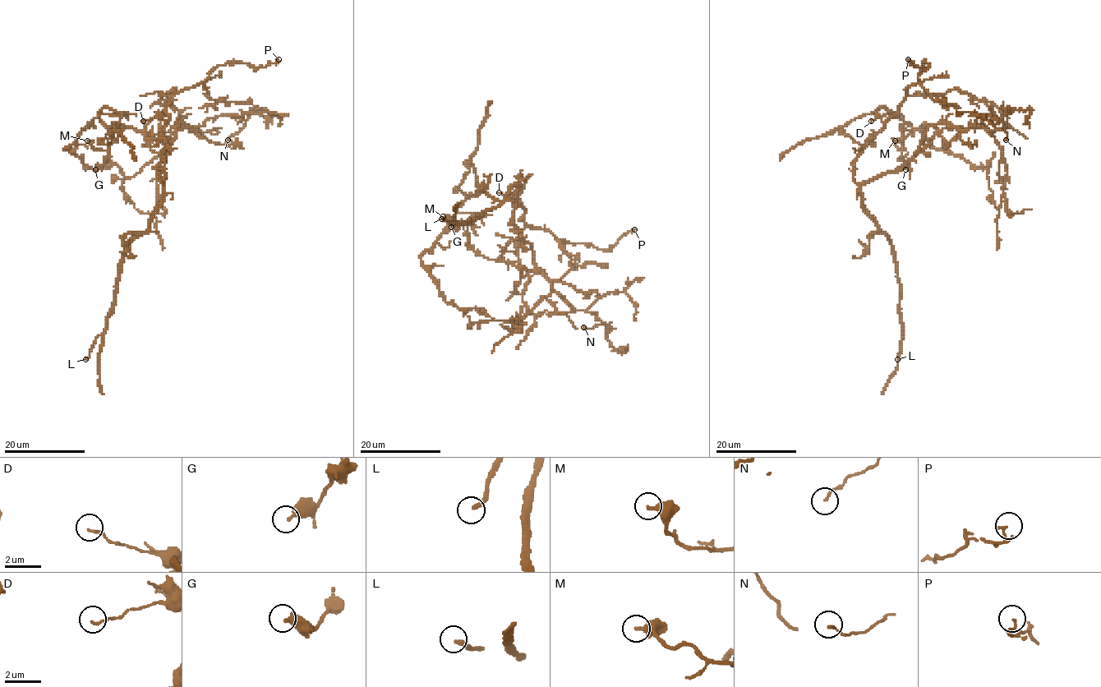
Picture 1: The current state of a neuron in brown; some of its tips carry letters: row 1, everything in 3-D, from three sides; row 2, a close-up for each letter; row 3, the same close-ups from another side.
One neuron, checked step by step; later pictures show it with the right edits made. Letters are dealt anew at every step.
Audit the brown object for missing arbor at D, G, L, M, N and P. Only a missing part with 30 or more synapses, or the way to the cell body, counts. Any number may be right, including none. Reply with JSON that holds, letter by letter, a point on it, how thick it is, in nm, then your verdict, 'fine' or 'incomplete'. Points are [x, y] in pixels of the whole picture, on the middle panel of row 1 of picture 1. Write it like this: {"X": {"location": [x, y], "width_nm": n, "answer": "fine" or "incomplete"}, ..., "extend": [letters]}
{"D": {"location": [499, 192], "width_nm": 120, "answer": "fine"}, "G": {"location": [451, 227], "width_nm": 380, "answer": "fine"}, "L": {"location": [441, 219], "width_nm": 240, "answer": "incomplete"}, "M": {"location": [443, 216], "width_nm": 440, "answer": "fine"}, "N": {"location": [583, 327], "width_nm": 110, "answer": "fine"}, "P": {"location": [634, 229], "width_nm": 70, "answer": "fine"}, "extend": ["L"]}

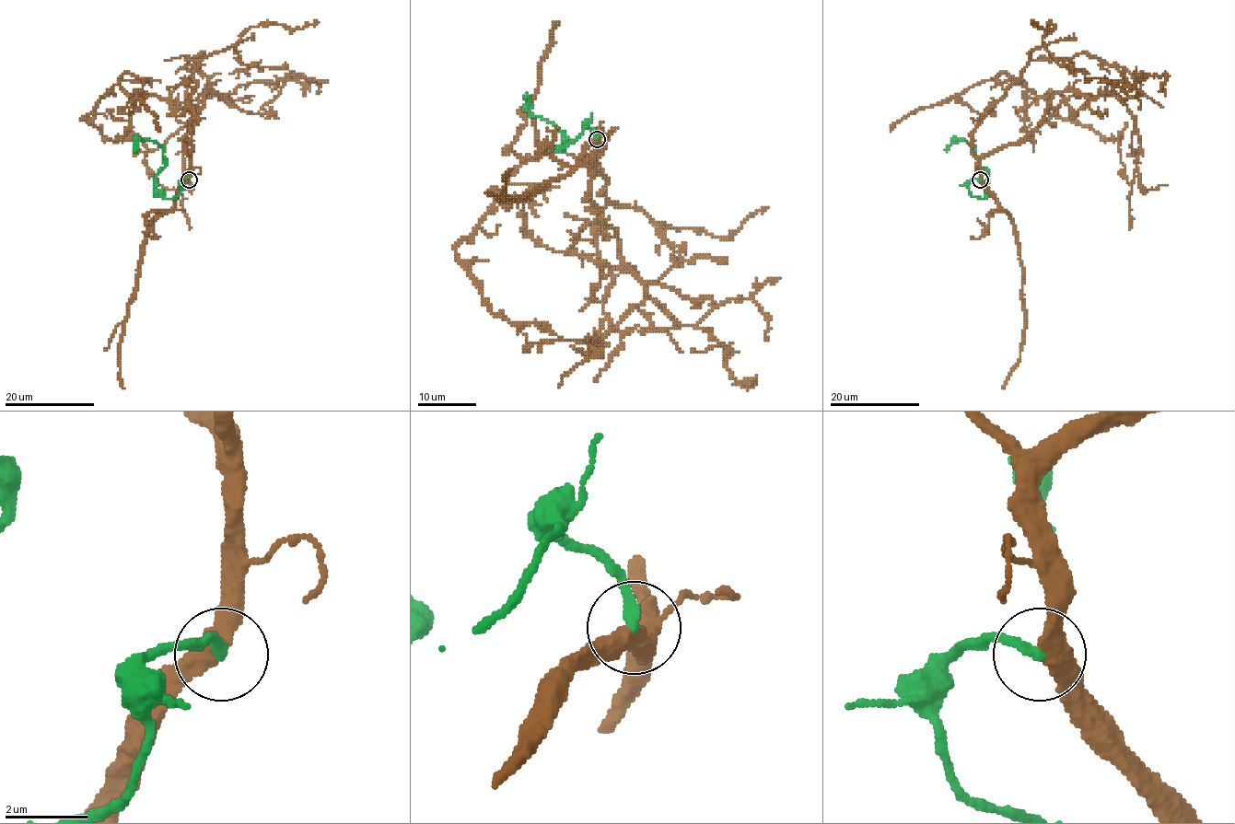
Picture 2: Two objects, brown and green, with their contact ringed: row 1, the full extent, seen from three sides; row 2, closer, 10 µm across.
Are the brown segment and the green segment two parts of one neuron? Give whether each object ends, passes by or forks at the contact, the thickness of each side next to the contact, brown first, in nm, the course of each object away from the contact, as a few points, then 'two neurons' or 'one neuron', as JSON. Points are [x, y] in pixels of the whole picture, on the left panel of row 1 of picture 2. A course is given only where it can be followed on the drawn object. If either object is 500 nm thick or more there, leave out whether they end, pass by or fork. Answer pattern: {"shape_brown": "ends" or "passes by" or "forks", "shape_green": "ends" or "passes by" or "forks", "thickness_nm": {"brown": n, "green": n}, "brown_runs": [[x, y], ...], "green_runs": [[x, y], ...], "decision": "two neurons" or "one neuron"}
{"shape_brown": "passes by", "shape_green": "ends", "thickness_nm": {"brown": 440, "green": 240}, "brown_runs": [[189, 180], [190, 125], [168, 100], [133, 104], [120, 78], [81, 118], [107, 140], [138, 135], [158, 182]], "green_runs": [[189, 180], [165, 199], [154, 190], [154, 178], [165, 166], [163, 149], [141, 139], [135, 151]], "decision": "two neurons"}

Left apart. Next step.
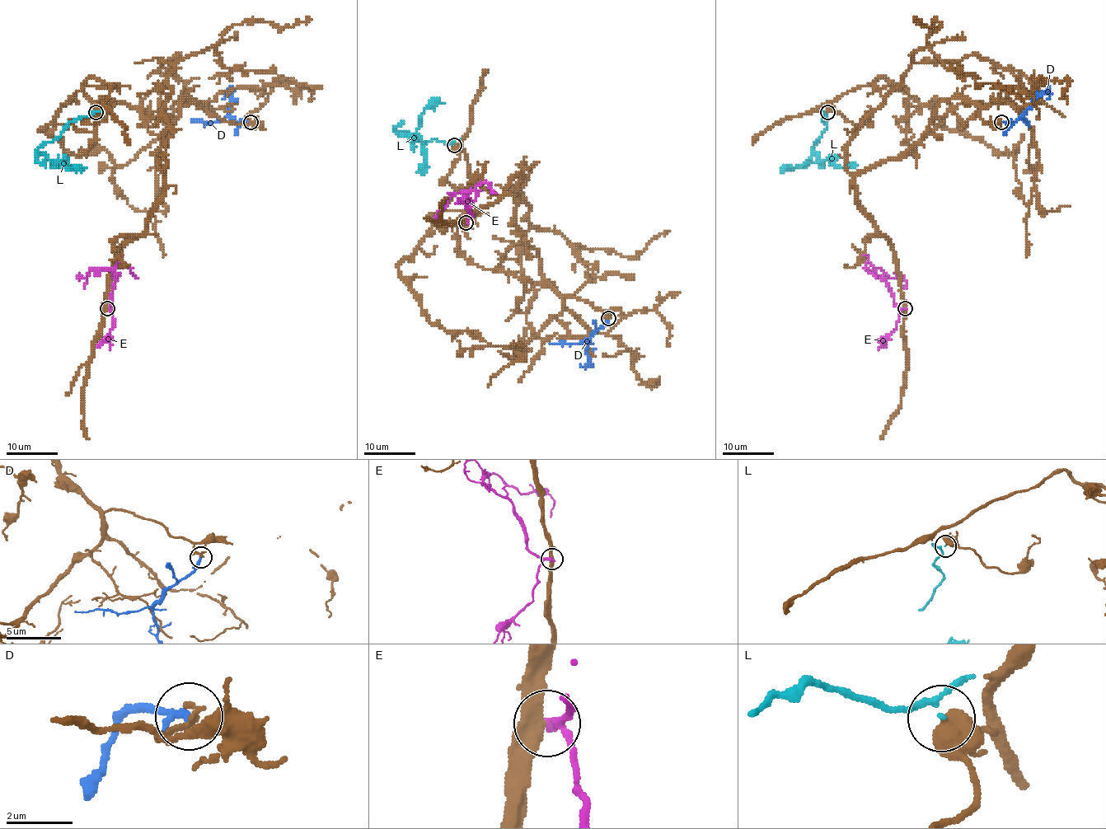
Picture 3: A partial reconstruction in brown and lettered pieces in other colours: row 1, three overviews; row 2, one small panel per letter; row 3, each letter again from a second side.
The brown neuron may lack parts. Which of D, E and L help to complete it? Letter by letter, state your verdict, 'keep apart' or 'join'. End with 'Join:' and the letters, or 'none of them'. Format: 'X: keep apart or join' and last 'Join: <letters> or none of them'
D: keep apart
E: keep apart
L: join
Join: L

